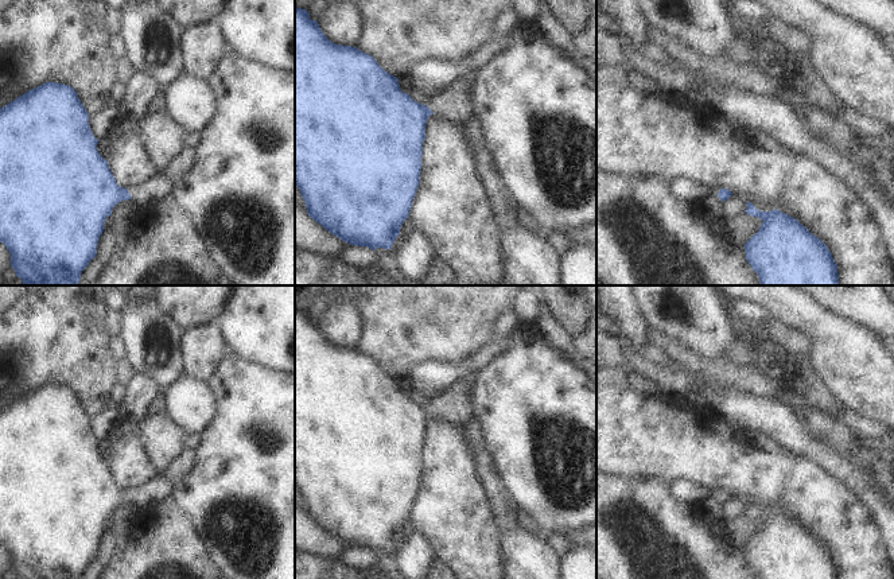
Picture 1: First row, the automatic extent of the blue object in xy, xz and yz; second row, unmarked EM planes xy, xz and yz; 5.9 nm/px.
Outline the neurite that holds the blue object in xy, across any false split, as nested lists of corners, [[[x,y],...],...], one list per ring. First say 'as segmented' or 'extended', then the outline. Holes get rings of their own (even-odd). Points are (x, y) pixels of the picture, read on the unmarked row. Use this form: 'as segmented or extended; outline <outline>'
extended; outline [[[46,384],[0,411],[0,544],[9,552],[18,579],[81,579],[97,556],[105,522],[117,505],[158,501],[171,494],[174,486],[163,474],[132,490],[118,487],[97,451],[98,443],[92,435],[89,415],[69,386]]]

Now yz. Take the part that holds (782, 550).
as segmented; outline [[[747,504],[745,514],[763,522],[745,545],[746,560],[759,579],[839,579],[837,566],[828,548],[796,520],[777,510],[761,513],[751,504]]]

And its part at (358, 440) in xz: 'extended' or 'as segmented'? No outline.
extended

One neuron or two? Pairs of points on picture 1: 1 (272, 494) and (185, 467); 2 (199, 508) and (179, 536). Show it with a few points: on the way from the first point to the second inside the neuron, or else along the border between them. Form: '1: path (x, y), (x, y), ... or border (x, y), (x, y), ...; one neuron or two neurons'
1: border (195, 450), (194, 466), (174, 486); two neurons
2: border (170, 496), (187, 516), (205, 548); two neurons

